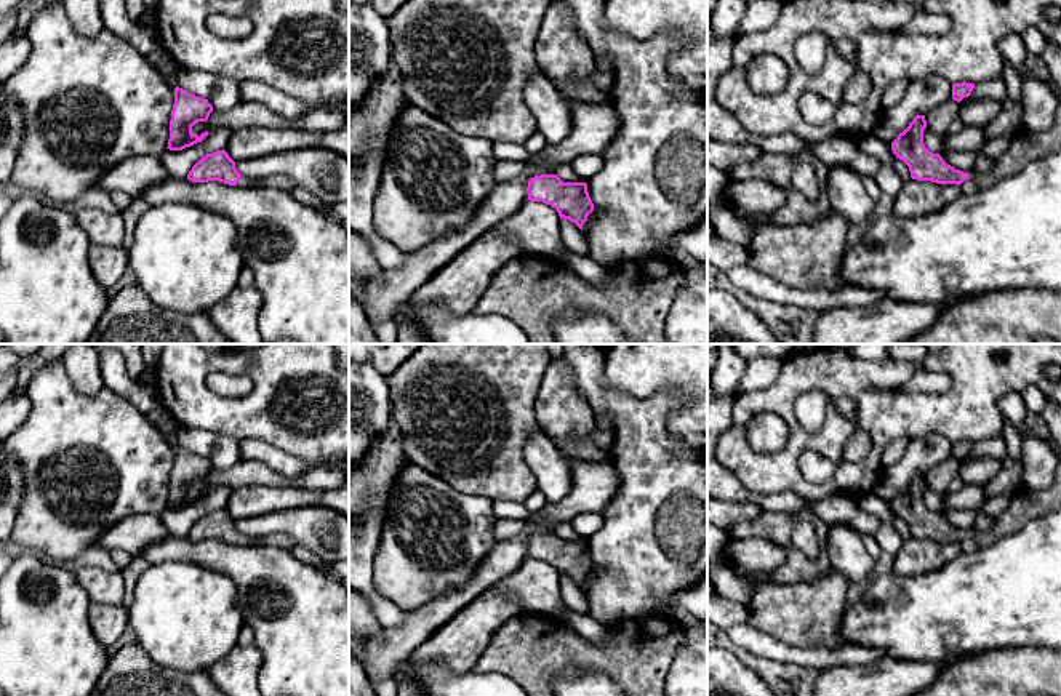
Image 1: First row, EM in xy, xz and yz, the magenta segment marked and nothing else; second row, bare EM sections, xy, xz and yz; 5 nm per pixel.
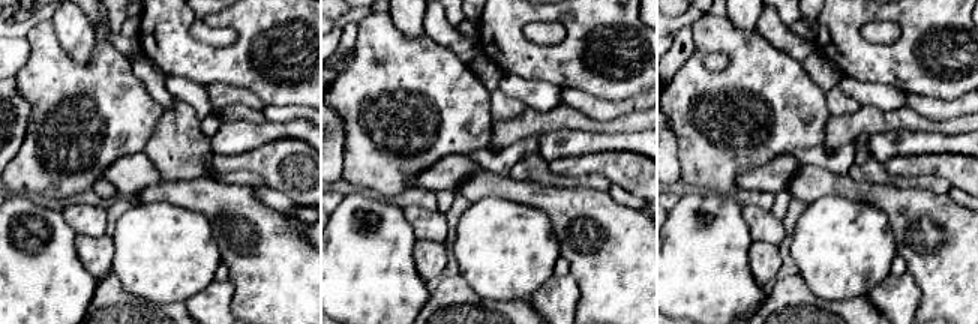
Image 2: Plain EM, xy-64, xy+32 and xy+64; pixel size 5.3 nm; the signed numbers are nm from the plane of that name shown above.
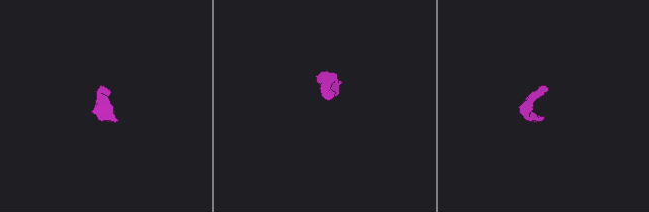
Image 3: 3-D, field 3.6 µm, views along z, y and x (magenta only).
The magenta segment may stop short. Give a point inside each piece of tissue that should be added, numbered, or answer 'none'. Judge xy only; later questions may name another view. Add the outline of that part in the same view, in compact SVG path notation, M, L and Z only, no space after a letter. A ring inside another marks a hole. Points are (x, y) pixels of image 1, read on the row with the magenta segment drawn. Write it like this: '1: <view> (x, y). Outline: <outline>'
1: xy (279, 181). Outline: M283 174L269 176L264 179L250 179L242 176L237 182L237 187L248 189L248 187L274 187L290 192L291 189L298 187L290 178Z

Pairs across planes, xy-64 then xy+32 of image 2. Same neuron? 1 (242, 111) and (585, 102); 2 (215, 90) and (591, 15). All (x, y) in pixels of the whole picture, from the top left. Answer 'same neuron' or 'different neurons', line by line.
1: different neurons
2: different neurons

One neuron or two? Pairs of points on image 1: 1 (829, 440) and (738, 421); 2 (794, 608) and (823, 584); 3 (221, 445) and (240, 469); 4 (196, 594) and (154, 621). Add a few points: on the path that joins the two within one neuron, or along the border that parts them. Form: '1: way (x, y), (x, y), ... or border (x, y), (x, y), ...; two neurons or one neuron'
1: way (805, 437), (776, 405), (762, 405); one neuron
2: way (800, 607), (816, 591); one neuron
3: border (242, 460), (226, 469), (213, 468); two neurons
4: way (186, 604), (175, 615), (164, 615); one neuron

